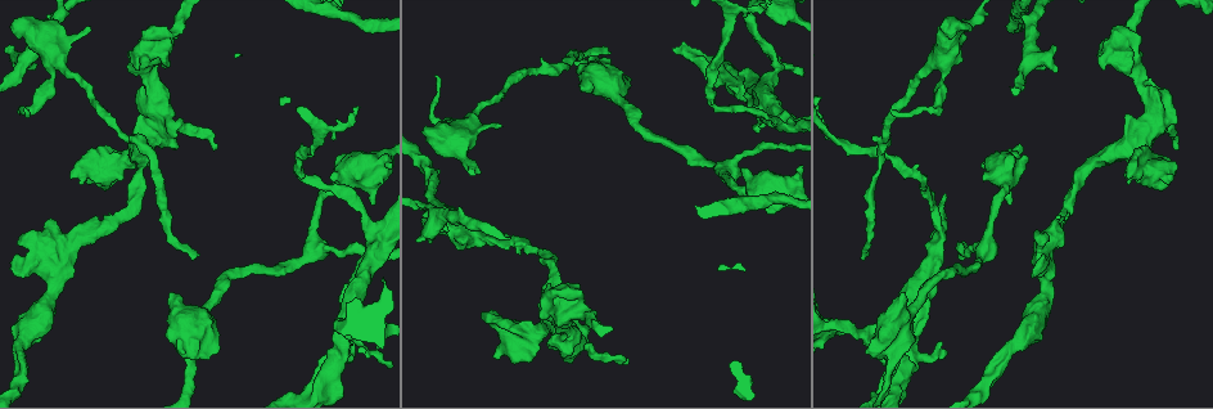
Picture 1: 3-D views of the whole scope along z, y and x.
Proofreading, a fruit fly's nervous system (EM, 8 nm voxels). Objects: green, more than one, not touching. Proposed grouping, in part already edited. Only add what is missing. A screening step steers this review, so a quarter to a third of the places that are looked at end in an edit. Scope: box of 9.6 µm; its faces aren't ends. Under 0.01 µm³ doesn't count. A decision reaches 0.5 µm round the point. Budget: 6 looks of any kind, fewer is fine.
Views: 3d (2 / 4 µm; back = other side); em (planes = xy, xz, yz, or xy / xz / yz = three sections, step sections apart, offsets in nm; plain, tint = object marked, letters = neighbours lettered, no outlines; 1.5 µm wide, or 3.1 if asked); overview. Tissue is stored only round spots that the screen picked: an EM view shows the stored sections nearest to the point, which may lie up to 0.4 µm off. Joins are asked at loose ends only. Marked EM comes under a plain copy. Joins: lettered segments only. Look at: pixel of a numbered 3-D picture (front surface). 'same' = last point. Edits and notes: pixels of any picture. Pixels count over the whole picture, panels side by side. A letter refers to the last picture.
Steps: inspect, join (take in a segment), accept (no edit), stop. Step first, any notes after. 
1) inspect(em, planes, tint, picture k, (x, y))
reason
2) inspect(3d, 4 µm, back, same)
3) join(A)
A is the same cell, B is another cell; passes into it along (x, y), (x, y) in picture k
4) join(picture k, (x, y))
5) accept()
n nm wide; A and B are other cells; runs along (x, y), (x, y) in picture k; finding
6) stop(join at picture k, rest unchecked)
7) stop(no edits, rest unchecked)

inspect(3d, 2 µm, picture 1, (1176, 147))
an open end

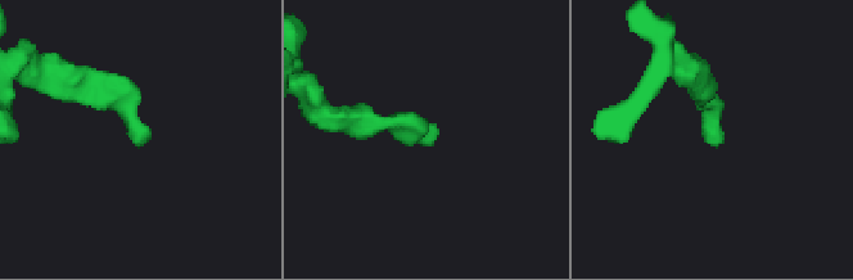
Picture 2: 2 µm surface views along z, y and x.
inspect(em, planes, letters, picture 2, (428, 137))
need the tissue

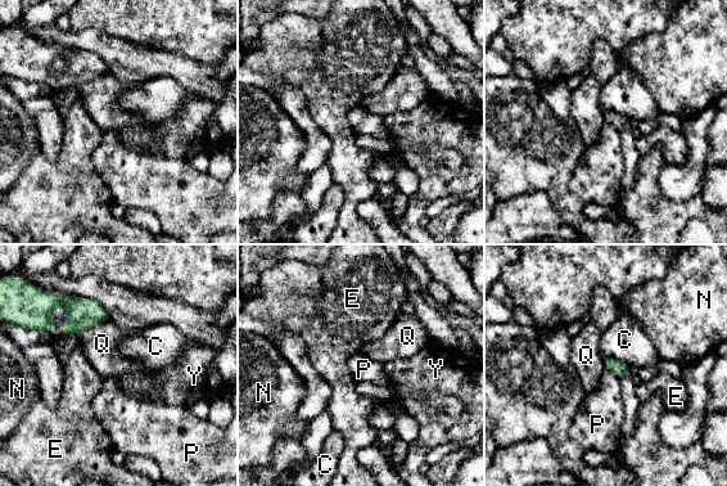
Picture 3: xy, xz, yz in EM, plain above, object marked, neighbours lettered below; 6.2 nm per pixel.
accept()
C, E, N, P, Q and Y are other cells; border along (604, 358), (622, 359), (627, 364) in picture 3; none of them fits

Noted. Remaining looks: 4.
inspect(em, planes, letters, picture 1, (492, 357))

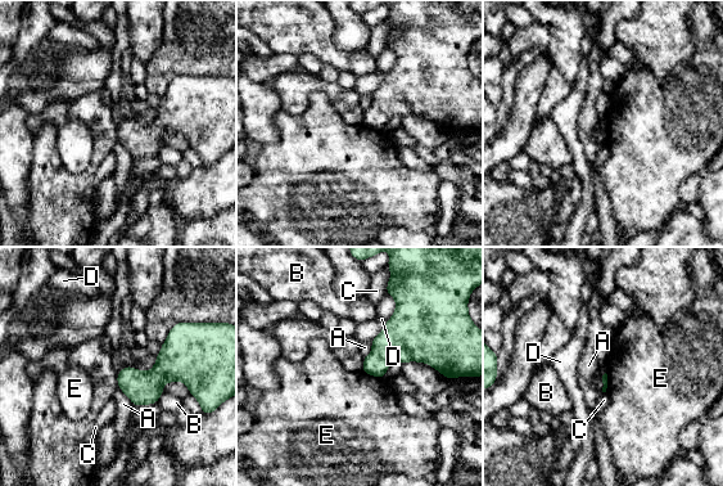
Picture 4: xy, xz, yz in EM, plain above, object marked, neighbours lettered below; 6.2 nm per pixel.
accept()
A, B, C, D and E are other cells; border along (361, 370), (371, 376), (383, 377) in picture 4; none of them fits

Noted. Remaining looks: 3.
inspect(em, planes, letters, picture 1, (606, 47))
free end

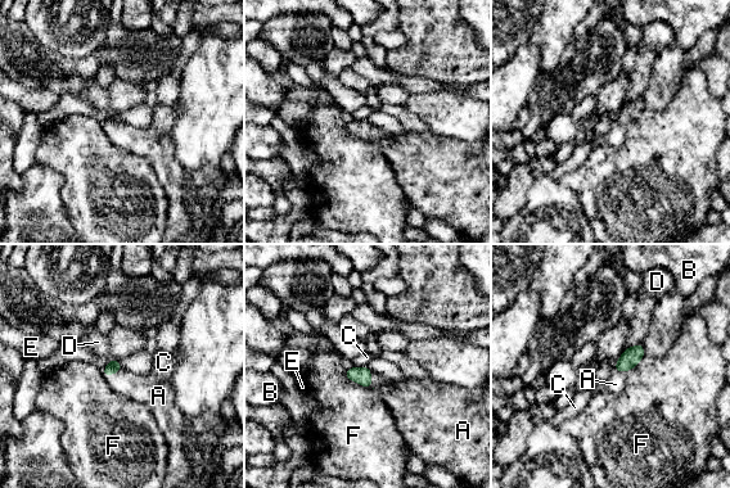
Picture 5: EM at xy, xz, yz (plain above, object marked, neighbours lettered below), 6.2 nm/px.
join(A)
A is the same cell, B, C, D, E and F are other cells; passes into it along (113, 366), (113, 373), (145, 389) in picture 5; the neuron continues

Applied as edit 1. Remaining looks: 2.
stop(join at picture 5, rest unchecked)

